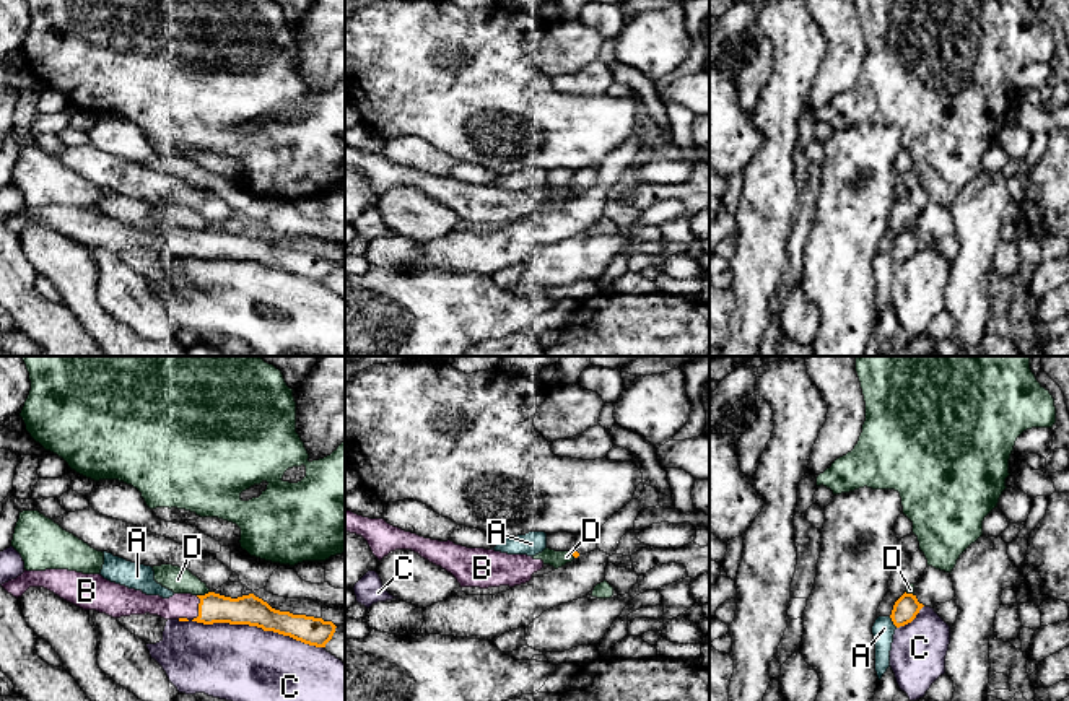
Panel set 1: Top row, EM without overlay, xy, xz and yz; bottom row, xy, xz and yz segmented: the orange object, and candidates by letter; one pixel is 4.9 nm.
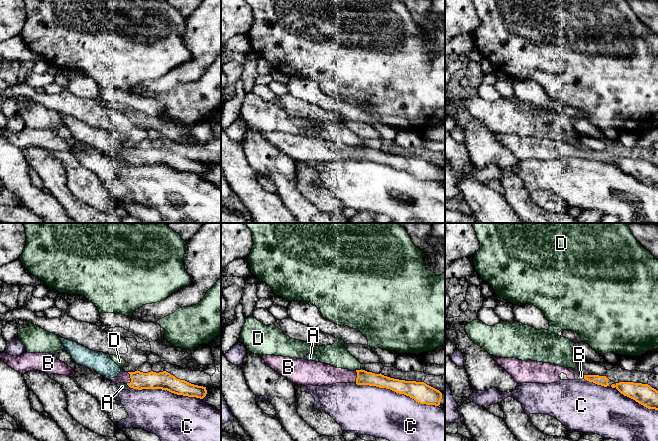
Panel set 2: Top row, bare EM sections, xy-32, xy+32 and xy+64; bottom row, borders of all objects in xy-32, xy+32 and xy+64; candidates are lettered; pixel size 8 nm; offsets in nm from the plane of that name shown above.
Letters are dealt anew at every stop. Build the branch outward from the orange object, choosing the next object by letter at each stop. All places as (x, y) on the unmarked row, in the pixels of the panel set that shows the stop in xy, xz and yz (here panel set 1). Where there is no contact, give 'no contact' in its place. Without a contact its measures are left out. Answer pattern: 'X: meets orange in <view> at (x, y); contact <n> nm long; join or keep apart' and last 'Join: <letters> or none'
A: meets orange in yz at (892, 256); contact 70 nm long; keep apart
B: meets orange in xy at (199, 244); contact 130 nm long; join
C: meets orange in xy at (251, 261); contact 750 nm long; keep apart
D: meets orange in xy at (202, 231); contact 70 nm long; keep apart
Join: B

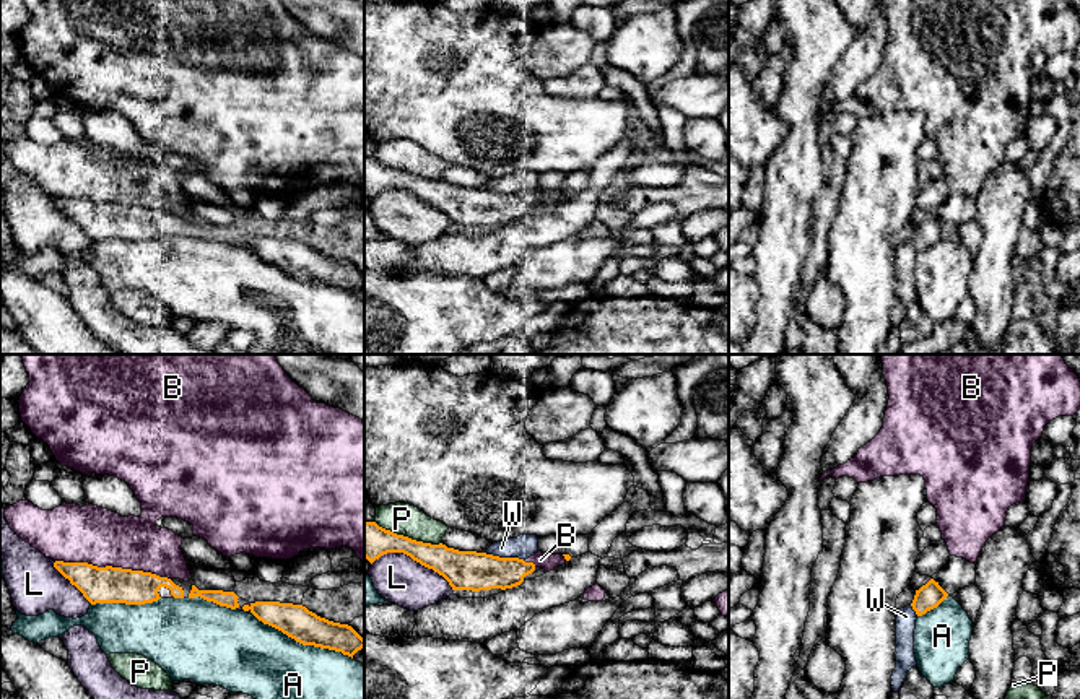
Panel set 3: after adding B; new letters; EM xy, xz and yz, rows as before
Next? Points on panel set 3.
A: meets orange in xy at (301, 278); contact 550 nm long; keep apart
B: meets orange in xy at (108, 202); contact 500 nm long; keep apart
L: meets orange in xz at (413, 195); contact 440 nm long; keep apart
P: meets orange in xz at (407, 173); contact 340 nm long; keep apart
W: meets orange in xz at (503, 194); contact 200 nm long; keep apart
Join: none

